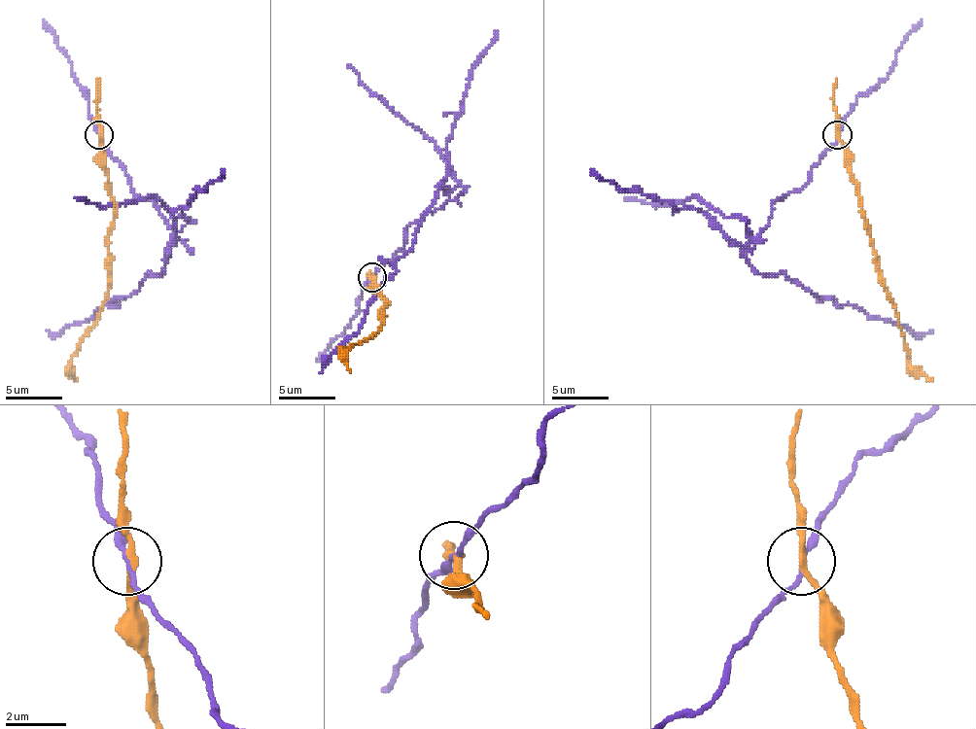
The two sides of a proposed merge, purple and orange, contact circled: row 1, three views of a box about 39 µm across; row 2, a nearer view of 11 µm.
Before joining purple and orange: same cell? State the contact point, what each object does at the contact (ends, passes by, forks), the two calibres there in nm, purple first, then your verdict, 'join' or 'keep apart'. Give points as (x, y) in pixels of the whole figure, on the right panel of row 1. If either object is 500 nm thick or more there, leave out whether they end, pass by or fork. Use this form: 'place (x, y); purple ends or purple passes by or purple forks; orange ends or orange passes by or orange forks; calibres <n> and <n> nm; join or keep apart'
place (837, 134); purple passes by; orange passes by; calibres 170 and 200 nm; keep apart

